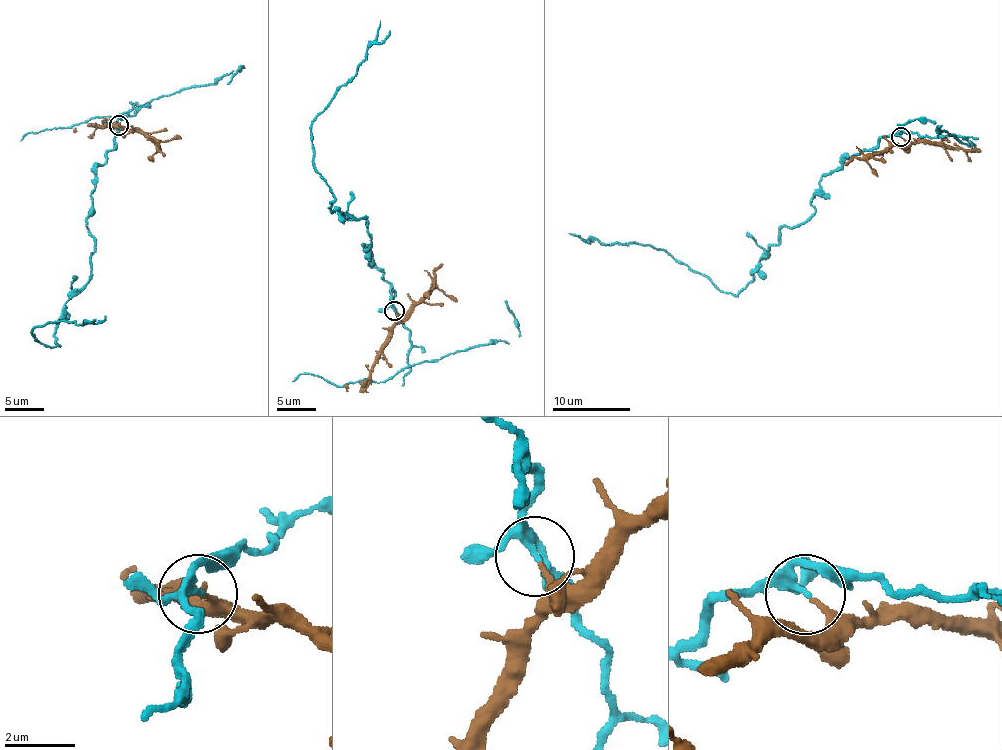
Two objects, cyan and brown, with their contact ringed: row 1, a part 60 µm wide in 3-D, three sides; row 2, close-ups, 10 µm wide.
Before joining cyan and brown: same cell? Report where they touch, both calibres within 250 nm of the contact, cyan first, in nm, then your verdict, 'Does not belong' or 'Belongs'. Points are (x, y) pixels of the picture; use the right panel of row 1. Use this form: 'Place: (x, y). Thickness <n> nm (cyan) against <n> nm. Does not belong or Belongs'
Place: (900, 137). Thickness 150 nm (cyan) against 160 nm. Does not belong

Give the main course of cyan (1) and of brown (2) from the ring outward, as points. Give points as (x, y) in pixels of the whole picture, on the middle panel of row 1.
1: (394, 310), (391, 286), (365, 251), (367, 220), (330, 210), (312, 123), (389, 30)
2: (395, 312), (397, 318), (391, 338), (373, 367), (371, 377), (359, 389), (348, 390), (346, 385)

